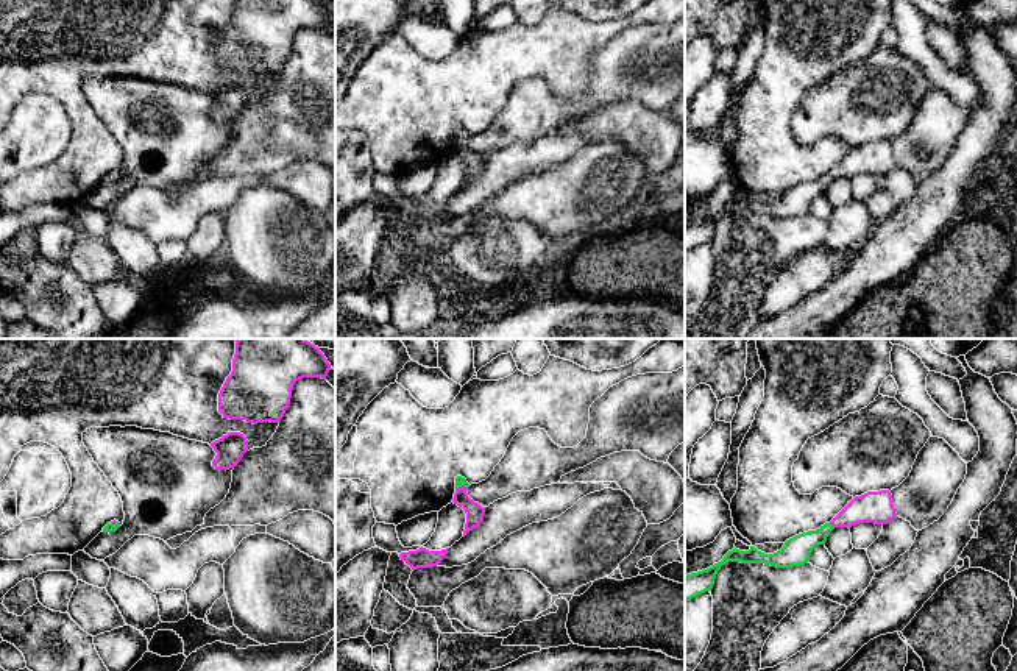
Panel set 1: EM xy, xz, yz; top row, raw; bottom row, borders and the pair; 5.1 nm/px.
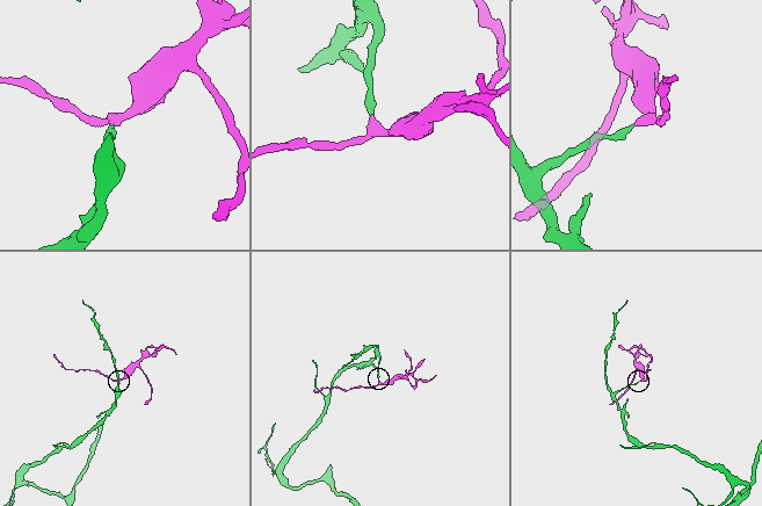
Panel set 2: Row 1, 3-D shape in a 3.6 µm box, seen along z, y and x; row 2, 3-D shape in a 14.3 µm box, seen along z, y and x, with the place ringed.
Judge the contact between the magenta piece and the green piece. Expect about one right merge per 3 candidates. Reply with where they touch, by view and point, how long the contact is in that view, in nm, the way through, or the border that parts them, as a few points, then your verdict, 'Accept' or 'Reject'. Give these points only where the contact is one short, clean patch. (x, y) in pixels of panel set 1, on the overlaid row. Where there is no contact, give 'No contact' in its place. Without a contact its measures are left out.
Touches magenta at yz (832, 525). Shared border 40 nm. Path across: yz (877, 507), (860, 509), (832, 525), (796, 551). Accept

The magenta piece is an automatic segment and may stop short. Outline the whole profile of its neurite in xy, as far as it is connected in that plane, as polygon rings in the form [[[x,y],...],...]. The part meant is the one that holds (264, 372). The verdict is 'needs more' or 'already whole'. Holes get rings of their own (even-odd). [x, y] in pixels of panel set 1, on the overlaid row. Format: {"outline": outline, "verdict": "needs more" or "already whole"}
{"outline": [[[237,339],[232,371],[218,393],[218,412],[223,418],[246,423],[279,423],[284,417],[292,390],[303,378],[326,379],[332,370],[318,346],[306,339]]], "verdict": "already whole"}

